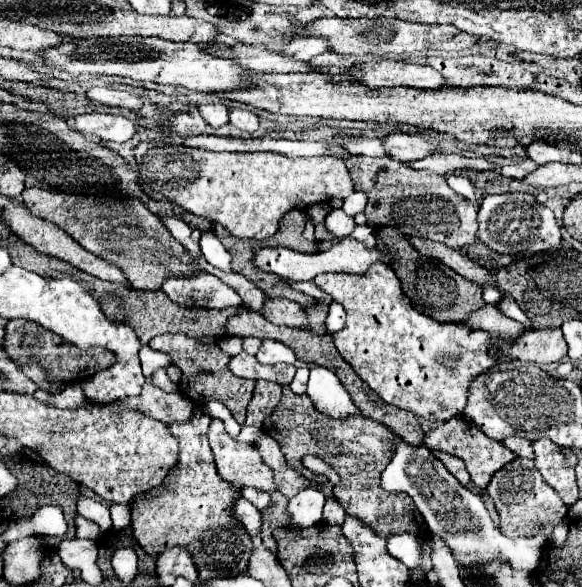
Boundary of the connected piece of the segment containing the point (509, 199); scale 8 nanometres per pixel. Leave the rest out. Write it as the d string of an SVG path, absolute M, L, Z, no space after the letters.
M530 193L486 195L478 209L478 239L504 255L534 255L560 247L562 235L554 213Z

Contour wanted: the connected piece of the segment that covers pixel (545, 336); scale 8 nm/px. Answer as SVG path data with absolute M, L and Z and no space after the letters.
M530 329L506 349L506 361L522 359L532 363L554 363L566 357L566 341L560 329Z

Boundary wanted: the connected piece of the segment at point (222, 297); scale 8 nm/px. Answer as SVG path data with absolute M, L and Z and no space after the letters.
M200 271L190 279L168 277L162 283L162 291L176 303L184 307L200 307L200 309L224 309L224 307L240 307L242 297L222 283L218 277Z

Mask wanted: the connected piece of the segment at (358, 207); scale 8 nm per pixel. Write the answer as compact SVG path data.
M354 191L352 195L348 195L348 199L344 199L344 205L342 205L346 215L350 217L354 217L356 213L362 213L364 207L366 207L366 195L360 191Z

